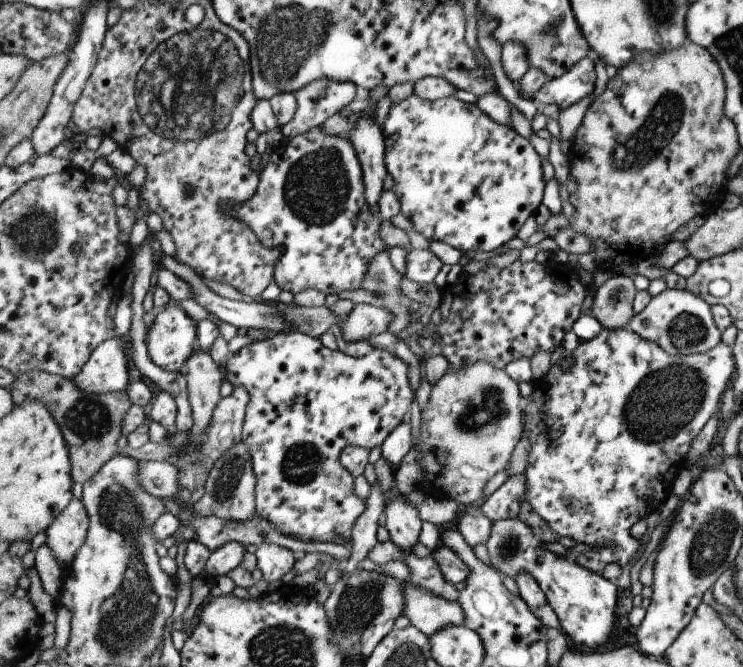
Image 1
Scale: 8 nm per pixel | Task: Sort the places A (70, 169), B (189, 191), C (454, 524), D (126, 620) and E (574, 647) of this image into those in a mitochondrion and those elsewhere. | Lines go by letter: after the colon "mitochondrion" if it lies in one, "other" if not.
A: other
B: other
C: other
D: mitochondrion
E: other

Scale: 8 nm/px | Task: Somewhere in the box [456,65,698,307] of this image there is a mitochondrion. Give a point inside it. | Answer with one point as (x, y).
(646, 143)

